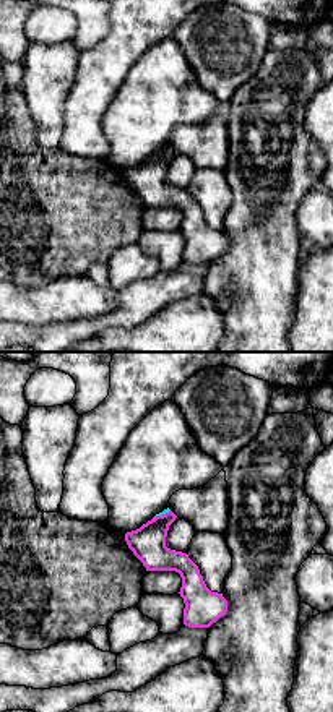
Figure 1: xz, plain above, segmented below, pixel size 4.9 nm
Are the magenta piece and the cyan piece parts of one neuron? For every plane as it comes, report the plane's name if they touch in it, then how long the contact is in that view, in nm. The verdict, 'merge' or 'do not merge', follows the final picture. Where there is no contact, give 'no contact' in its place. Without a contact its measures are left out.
contact in xz; length 100 nm

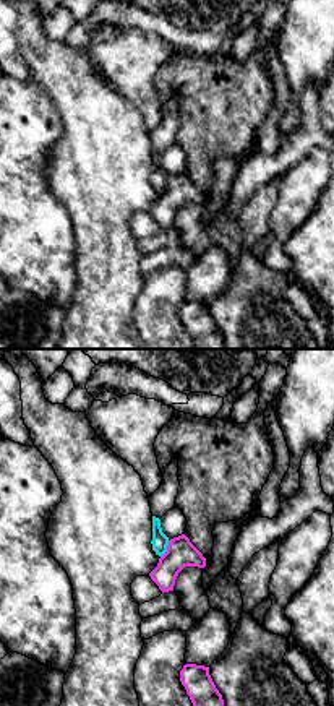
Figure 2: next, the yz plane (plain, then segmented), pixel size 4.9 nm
contact in yz; length 100 nm

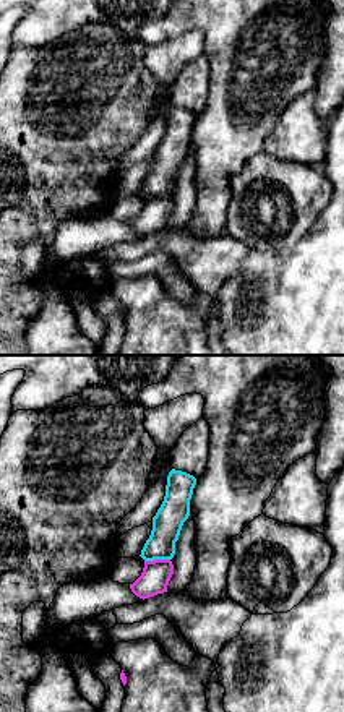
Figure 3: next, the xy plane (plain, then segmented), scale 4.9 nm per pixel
contact in xy; length 130 nm

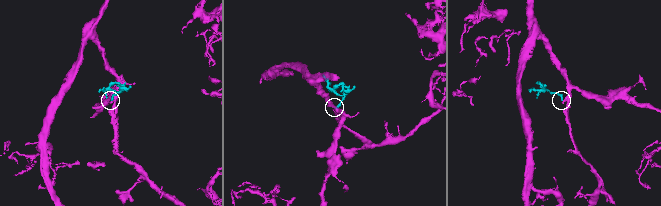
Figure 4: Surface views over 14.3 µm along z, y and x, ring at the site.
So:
do not merge

